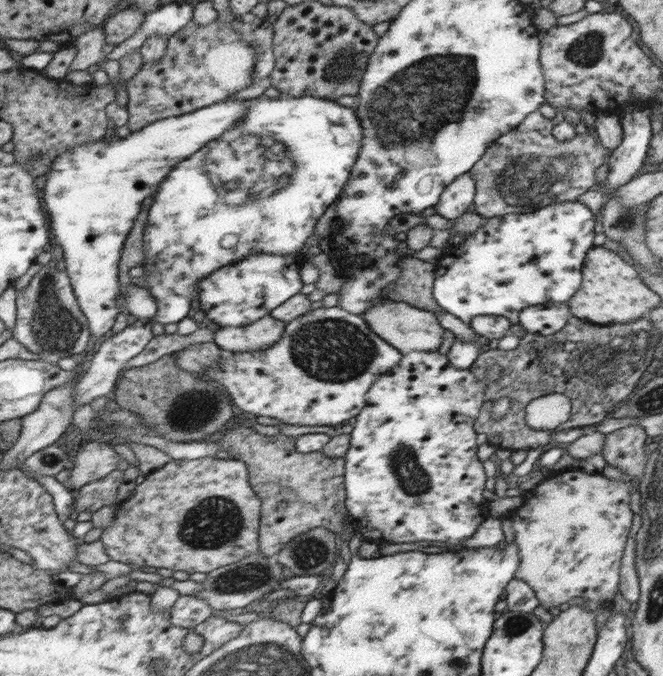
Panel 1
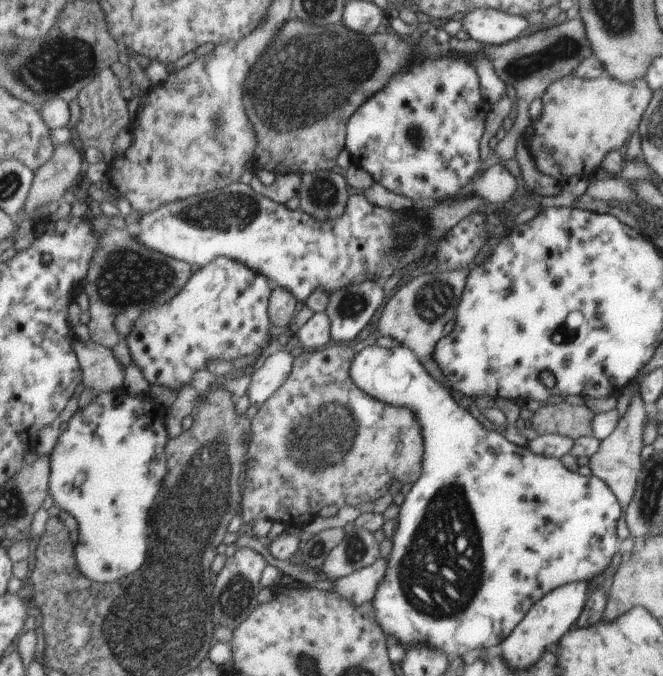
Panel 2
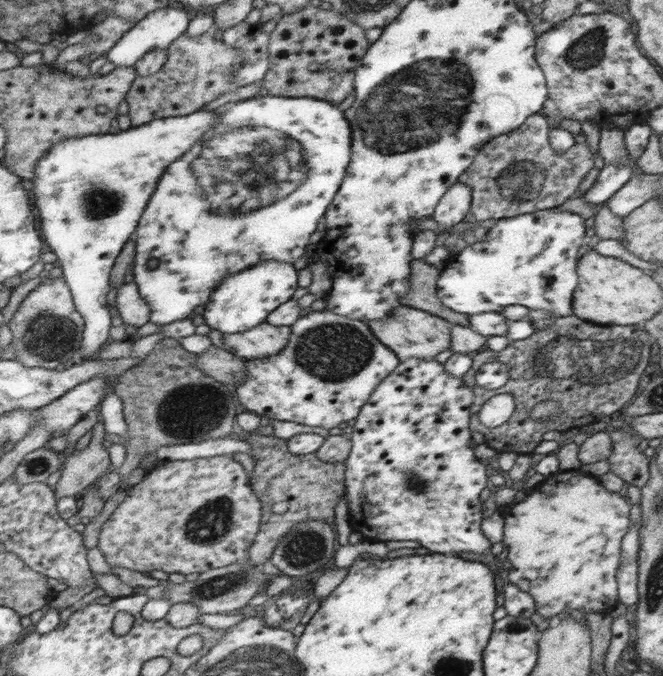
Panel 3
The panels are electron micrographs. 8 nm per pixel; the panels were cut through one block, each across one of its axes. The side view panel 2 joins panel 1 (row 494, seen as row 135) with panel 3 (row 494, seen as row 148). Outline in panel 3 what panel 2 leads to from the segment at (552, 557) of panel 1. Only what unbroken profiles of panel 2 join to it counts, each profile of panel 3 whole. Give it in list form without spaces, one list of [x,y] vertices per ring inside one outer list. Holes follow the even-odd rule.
[[[579,470],[575,472],[557,472],[557,474],[551,474],[549,478],[545,478],[541,484],[539,484],[541,490],[529,494],[525,500],[521,500],[519,504],[509,504],[505,508],[501,508],[501,516],[503,516],[503,544],[507,546],[507,562],[511,564],[511,570],[507,574],[509,578],[509,584],[515,584],[519,590],[527,592],[533,602],[535,602],[535,612],[547,620],[551,620],[553,616],[557,616],[559,612],[603,612],[607,608],[613,608],[615,606],[615,596],[617,596],[617,572],[619,572],[619,540],[621,536],[625,536],[625,532],[629,530],[629,520],[627,520],[627,514],[631,512],[629,510],[629,504],[625,502],[625,498],[621,498],[619,494],[611,494],[607,492],[599,482],[597,478],[591,478],[591,476],[585,476],[581,474]]]

